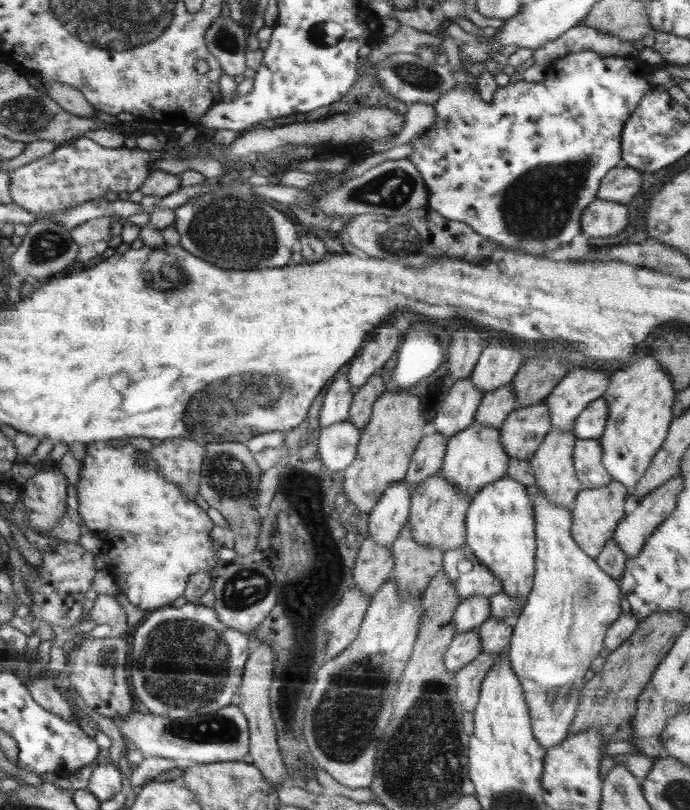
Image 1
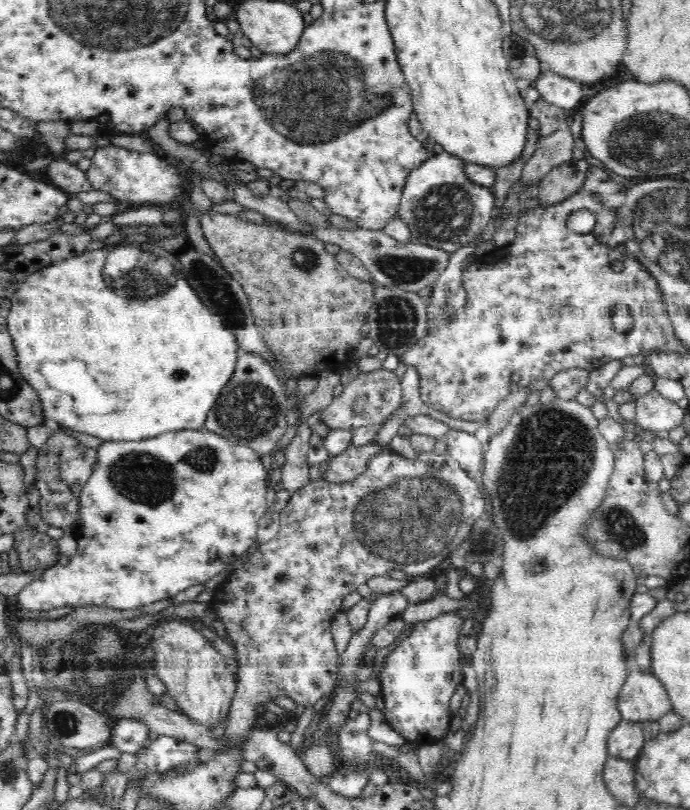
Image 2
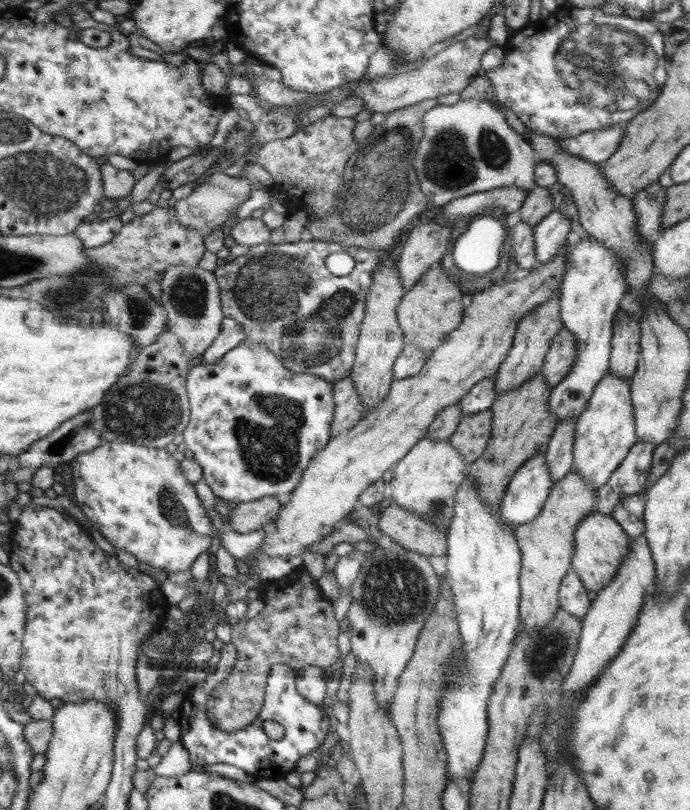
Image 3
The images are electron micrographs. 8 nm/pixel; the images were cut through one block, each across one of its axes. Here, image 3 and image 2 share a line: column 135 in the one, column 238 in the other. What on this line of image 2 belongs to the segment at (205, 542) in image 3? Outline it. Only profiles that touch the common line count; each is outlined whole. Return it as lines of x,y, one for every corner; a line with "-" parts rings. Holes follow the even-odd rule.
204,428
166,432
164,436
138,442
104,441
97,448
96,462
81,491
79,519
82,520
82,524
76,529
78,546
75,556
70,558
66,566
49,568
44,572
44,576
25,585
14,597
17,600
17,607
24,610
48,611
62,606
76,608
84,605
102,605
104,608
128,610
159,600
173,599
182,590
205,584
256,543
259,520
269,510
267,484
267,472
258,453
244,443
229,441
227,437
220,436
220,433
210,432

